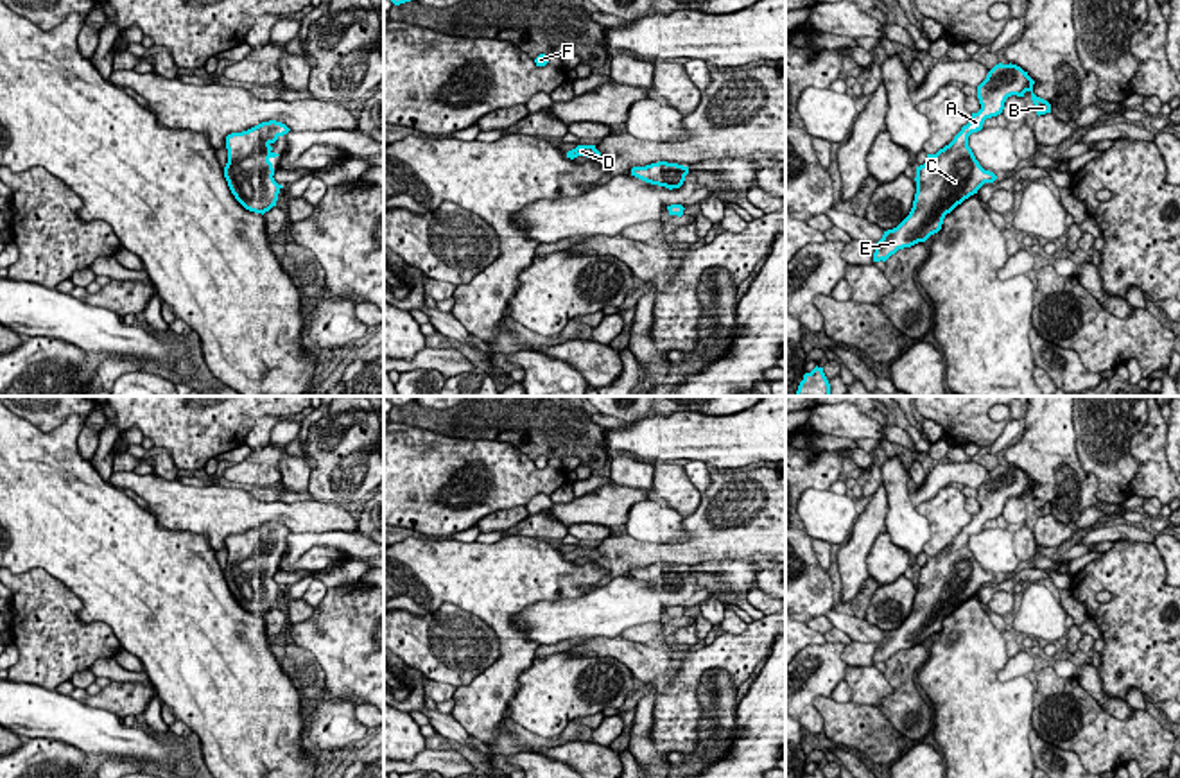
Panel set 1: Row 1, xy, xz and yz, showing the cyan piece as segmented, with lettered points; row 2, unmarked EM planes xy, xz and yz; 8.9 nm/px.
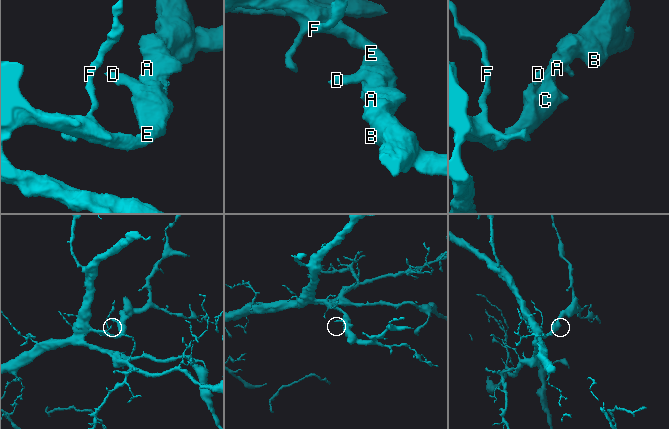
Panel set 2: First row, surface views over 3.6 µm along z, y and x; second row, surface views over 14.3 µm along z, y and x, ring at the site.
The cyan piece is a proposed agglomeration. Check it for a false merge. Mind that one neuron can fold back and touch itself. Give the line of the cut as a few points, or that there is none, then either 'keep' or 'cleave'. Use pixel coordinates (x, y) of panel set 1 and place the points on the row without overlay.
no cut; keep

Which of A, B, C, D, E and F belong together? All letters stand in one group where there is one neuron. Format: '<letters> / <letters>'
A B C D E F

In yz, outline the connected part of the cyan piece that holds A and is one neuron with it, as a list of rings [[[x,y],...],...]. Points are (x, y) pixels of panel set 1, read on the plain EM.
[[[995,466],[986,480],[977,488],[981,511],[954,541],[936,556],[927,556],[927,563],[916,568],[916,595],[909,617],[893,631],[884,633],[877,644],[873,663],[886,663],[898,651],[925,644],[941,631],[943,620],[985,584],[993,584],[997,577],[985,572],[968,549],[968,538],[983,531],[986,520],[997,518],[1004,511],[1008,498],[1031,495],[1037,516],[1051,514],[1051,506],[1033,495],[1035,482],[1017,466]]]

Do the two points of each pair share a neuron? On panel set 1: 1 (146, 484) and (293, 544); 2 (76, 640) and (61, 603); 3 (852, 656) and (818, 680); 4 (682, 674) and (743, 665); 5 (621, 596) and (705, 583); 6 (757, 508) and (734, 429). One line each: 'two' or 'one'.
1: two
2: one
3: two
4: one
5: one
6: two

